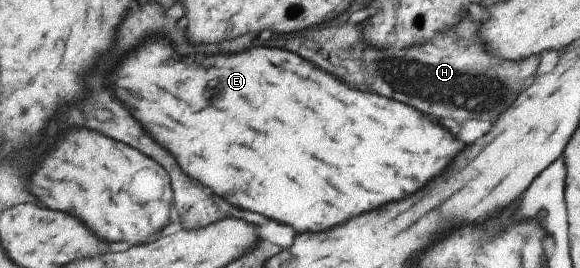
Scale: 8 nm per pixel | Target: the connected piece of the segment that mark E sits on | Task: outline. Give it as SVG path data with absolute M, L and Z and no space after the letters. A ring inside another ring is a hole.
M153 36L153 38L145 40L145 44L141 44L137 50L127 52L123 58L119 58L109 80L111 80L109 90L113 92L113 96L129 108L133 118L141 124L141 128L157 144L167 148L167 152L177 160L177 164L181 166L181 170L187 176L191 176L193 180L201 182L207 188L213 188L213 192L217 196L221 196L223 200L229 200L229 204L235 204L239 208L245 206L251 212L259 212L267 218L289 224L297 232L307 232L307 230L321 232L321 230L337 226L361 212L379 208L381 204L387 204L391 200L401 200L401 198L417 192L429 180L439 176L443 172L443 168L451 162L451 158L455 158L455 154L461 152L461 148L463 148L463 144L457 142L447 130L443 130L437 122L425 118L415 108L393 102L389 98L377 96L377 94L373 96L371 92L361 92L361 90L349 88L347 84L339 82L335 76L309 64L307 60L301 60L297 54L291 54L285 48L259 48L257 46L257 48L243 50L239 54L213 54L213 56L205 56L201 60L201 64L193 66L173 50L173 46L167 38Z

